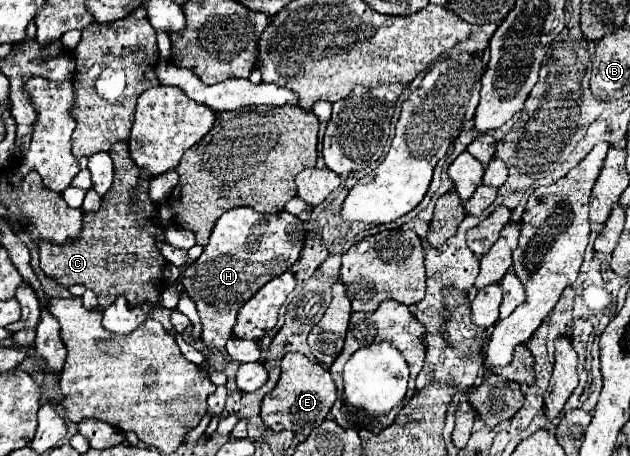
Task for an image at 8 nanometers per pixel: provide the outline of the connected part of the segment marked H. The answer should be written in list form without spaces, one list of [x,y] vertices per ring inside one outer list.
[[[253,208],[225,212],[211,234],[203,254],[183,272],[183,288],[197,304],[203,324],[201,340],[209,350],[223,350],[231,338],[237,312],[261,286],[289,270],[303,250],[303,222],[287,212],[257,214]]]

